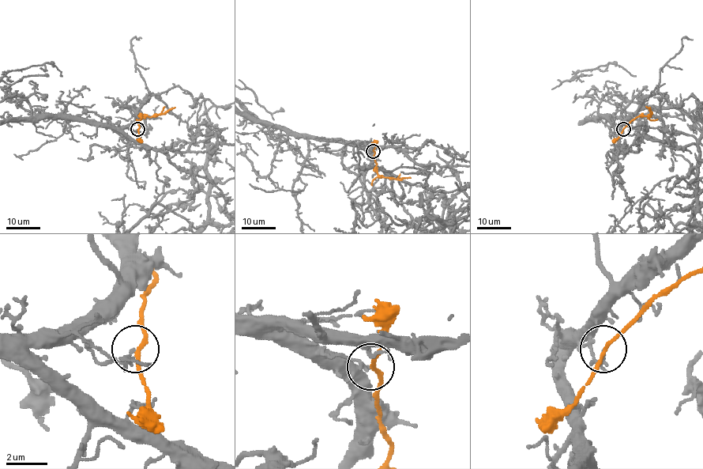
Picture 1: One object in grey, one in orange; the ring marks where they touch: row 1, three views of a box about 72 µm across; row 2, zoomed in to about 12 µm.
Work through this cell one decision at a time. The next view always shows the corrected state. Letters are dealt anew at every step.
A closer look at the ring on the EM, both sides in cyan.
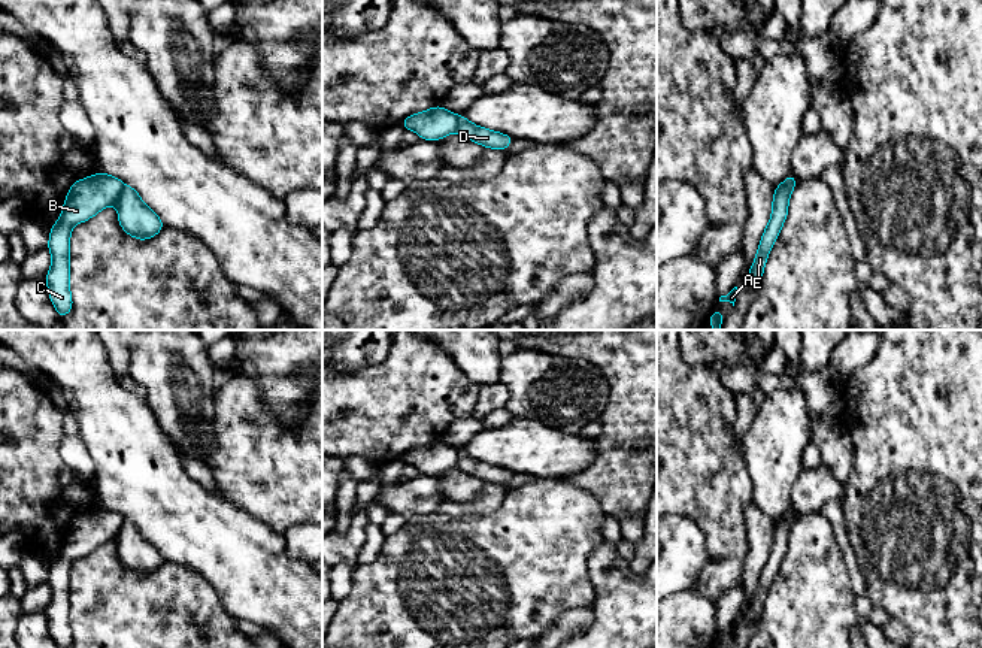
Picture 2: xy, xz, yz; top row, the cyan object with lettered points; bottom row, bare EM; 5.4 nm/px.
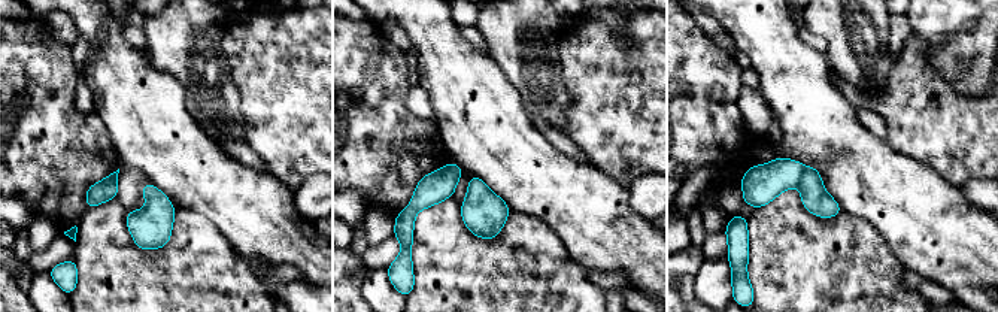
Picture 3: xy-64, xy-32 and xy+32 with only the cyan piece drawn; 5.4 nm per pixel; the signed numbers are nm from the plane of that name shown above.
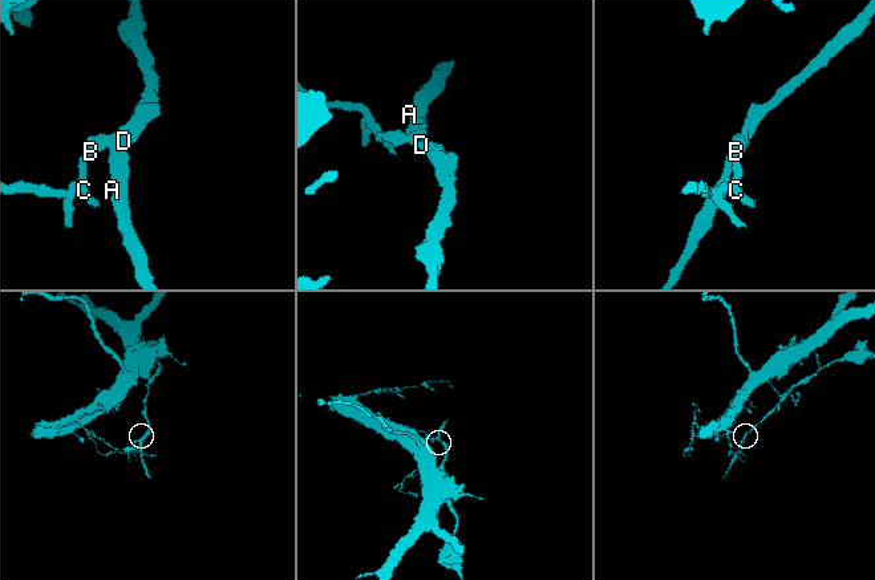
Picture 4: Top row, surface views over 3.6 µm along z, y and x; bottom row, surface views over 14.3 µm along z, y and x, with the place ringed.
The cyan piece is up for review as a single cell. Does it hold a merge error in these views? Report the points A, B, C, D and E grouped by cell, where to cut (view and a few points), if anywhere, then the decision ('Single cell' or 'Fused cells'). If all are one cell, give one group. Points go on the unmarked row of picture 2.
Groups: A D E / B C. Split along xy (124, 520), (115, 538). Fused cells

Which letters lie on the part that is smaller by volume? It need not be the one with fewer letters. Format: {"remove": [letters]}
{"remove": ["A", "D", "E"]}

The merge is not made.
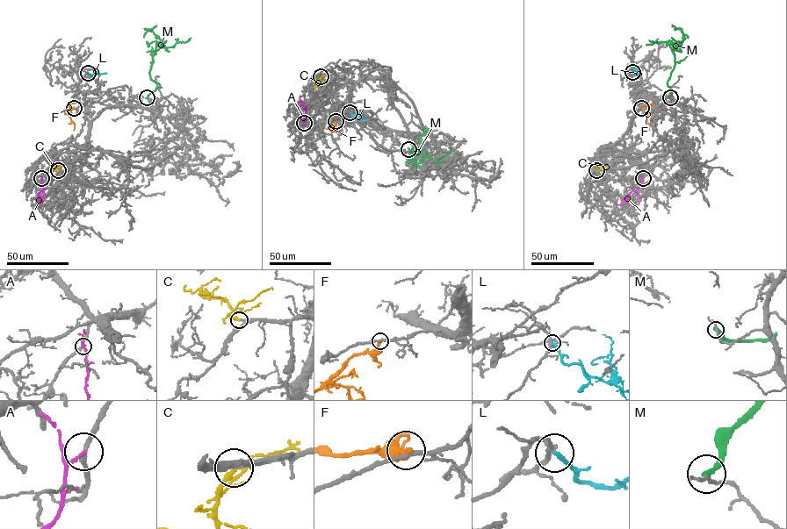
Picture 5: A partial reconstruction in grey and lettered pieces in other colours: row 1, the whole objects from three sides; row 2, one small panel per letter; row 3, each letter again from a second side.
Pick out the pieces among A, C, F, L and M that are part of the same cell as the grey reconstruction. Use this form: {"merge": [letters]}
{"merge": ["C"]}

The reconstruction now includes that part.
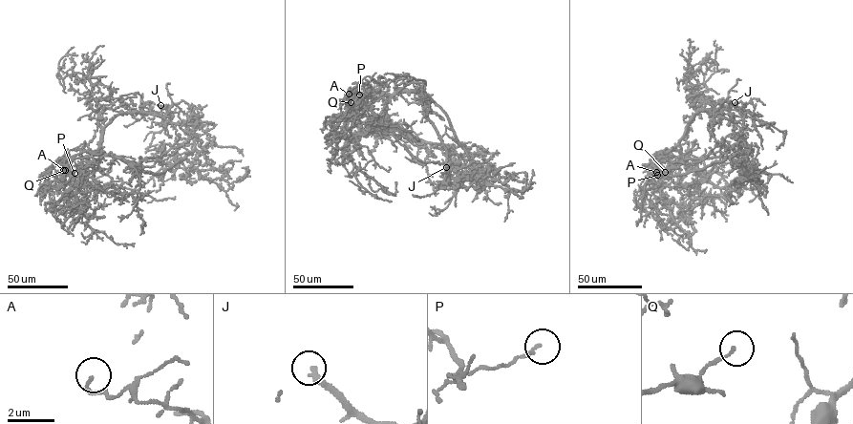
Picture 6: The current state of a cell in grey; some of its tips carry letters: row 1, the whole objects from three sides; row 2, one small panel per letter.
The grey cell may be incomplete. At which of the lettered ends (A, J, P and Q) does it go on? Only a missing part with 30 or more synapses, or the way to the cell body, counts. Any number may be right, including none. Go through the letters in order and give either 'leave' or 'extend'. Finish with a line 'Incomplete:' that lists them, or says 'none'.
A: leave
J: extend
P: leave
Q: leave
Incomplete: J

